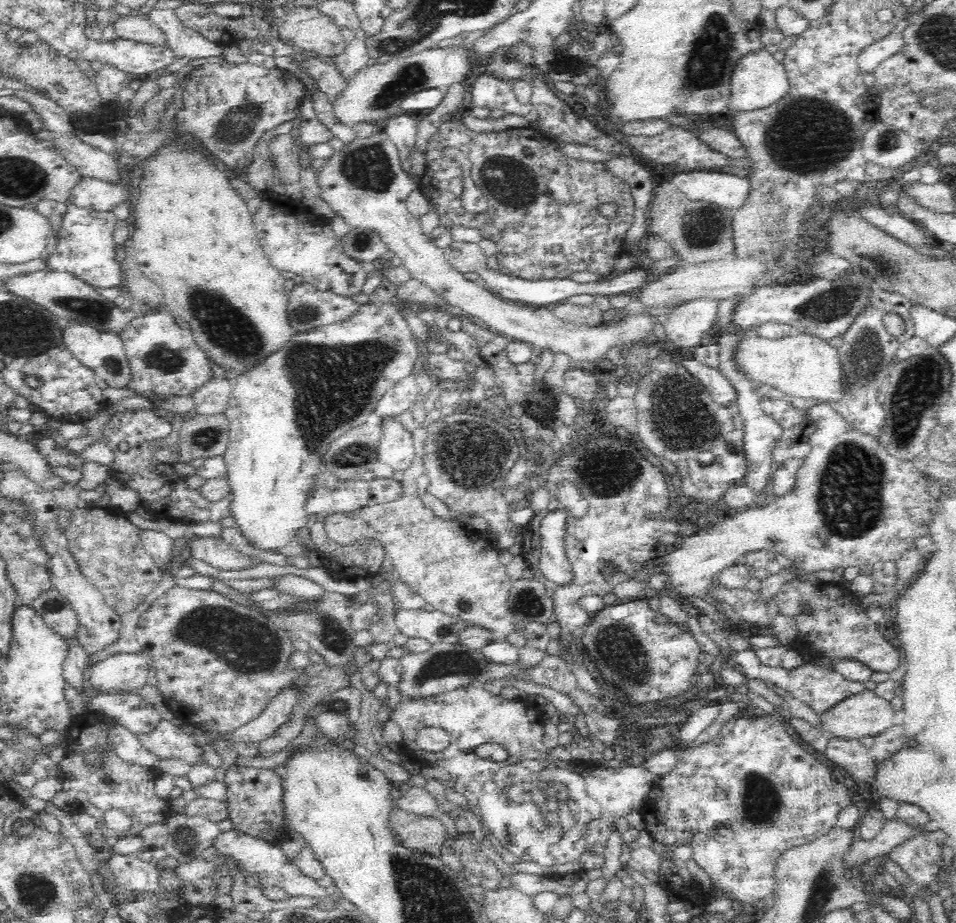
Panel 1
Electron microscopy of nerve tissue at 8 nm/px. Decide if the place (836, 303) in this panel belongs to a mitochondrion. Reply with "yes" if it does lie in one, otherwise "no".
yes

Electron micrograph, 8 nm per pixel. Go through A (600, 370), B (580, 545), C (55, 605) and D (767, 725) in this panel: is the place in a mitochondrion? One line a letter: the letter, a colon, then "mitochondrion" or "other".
A: other
B: other
C: mitochondrion
D: other

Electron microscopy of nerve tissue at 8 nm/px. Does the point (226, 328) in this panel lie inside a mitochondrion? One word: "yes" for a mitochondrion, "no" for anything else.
yes

